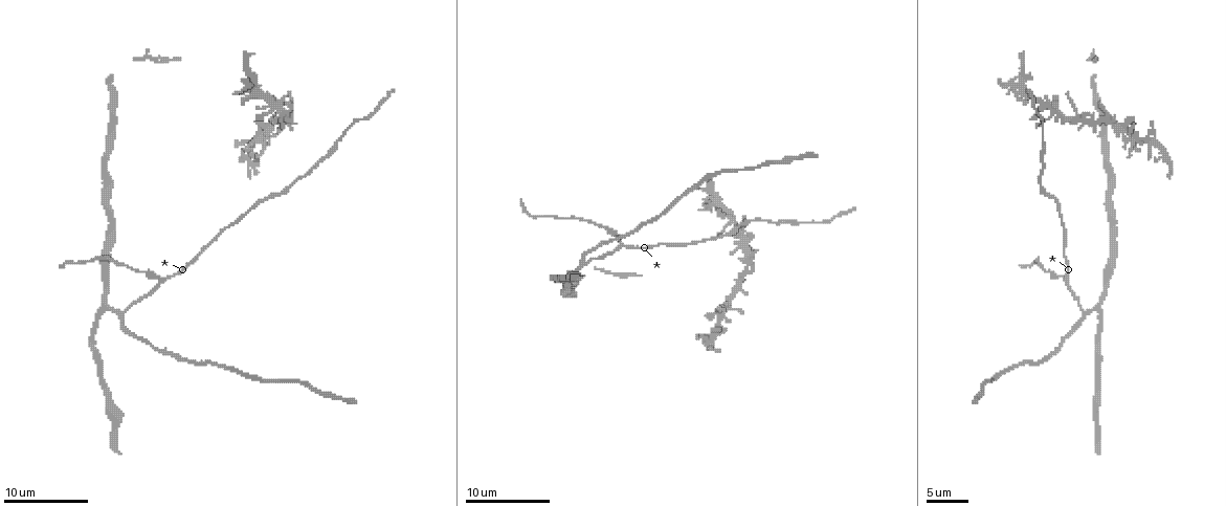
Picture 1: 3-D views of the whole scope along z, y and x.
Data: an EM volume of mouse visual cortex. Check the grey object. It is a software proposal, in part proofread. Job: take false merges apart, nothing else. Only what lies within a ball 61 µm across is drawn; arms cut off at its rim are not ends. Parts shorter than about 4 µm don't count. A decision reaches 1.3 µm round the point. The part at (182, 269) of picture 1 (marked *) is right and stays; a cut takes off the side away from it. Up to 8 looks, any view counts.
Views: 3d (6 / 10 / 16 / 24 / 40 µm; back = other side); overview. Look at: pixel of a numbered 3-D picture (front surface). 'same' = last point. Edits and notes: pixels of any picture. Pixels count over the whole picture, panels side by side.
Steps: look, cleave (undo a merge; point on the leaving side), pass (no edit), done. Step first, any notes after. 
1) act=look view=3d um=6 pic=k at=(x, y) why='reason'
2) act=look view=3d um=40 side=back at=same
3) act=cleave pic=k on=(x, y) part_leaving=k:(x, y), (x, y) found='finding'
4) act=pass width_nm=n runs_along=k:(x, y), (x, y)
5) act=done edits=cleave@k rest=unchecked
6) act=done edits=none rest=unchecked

act=look view=3d um=6 pic=1 at=(159, 278)

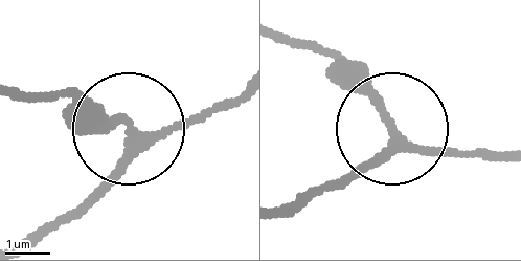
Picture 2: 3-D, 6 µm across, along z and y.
act=look view=3d um=6 side=back pic=2 at=(131, 134) why='other side'

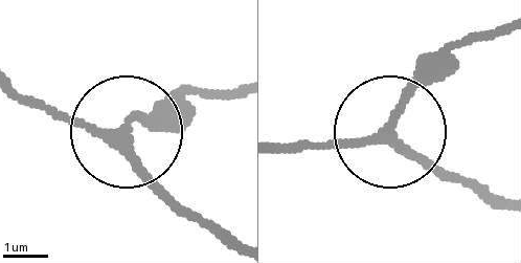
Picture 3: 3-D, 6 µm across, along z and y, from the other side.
act=pass arms=3 found='all the same cell'

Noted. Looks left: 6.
act=look view=3d um=10 pic=1 at=(1056, 196) why='thick turns thin'

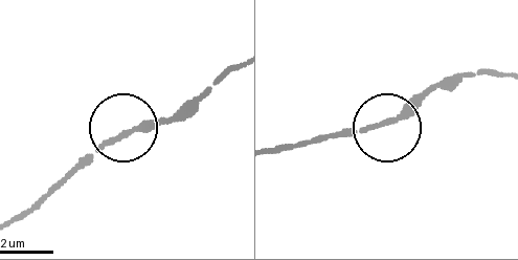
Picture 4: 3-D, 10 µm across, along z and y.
act=look view=3d um=6 pic=4 at=(390, 123) why='zoom in'

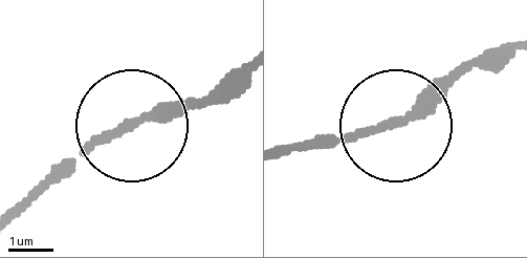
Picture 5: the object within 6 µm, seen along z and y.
act=pass width_nm=200 runs_along=5:(285, 153), (409, 123), (484, 51) found='one cell here'

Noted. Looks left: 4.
act=look view=3d um=6 pic=1 at=(781, 223)

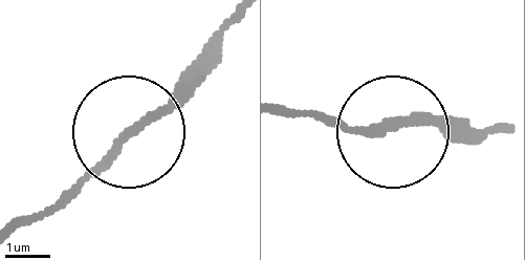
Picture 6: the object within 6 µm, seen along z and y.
act=look view=3d um=6 side=back pic=6 at=(386, 125) why='from behind'

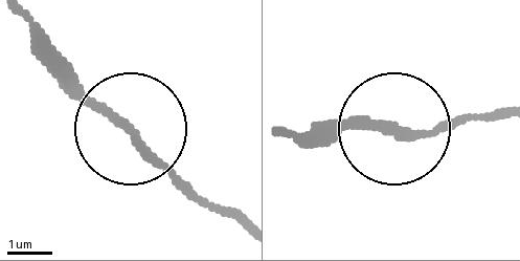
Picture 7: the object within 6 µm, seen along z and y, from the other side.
act=pass runs_along=7:(236, 219), (38, 53) found='one cell here'

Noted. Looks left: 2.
act=look view=3d um=6 pic=1 at=(1087, 312) why='three-way junction'

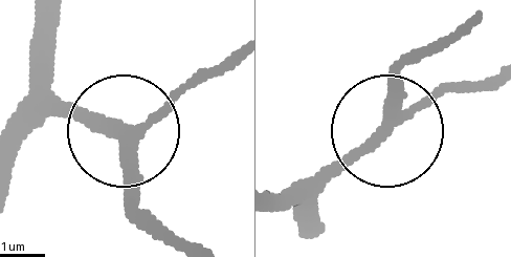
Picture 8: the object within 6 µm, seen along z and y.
act=pass arms=3 runs_along=8:(230, 54), (121, 132), (136, 204) found='one cell here'

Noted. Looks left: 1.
act=done edits=none rest=unchecked

